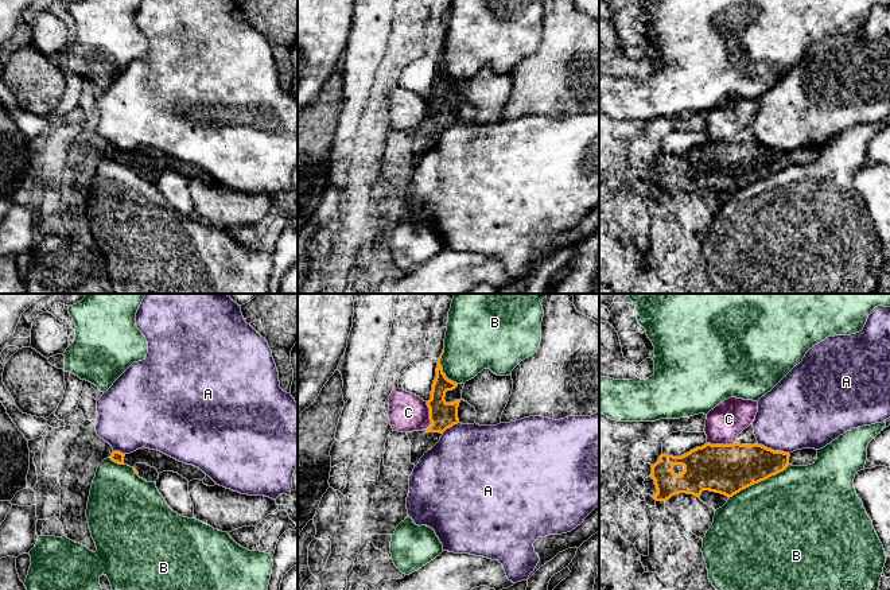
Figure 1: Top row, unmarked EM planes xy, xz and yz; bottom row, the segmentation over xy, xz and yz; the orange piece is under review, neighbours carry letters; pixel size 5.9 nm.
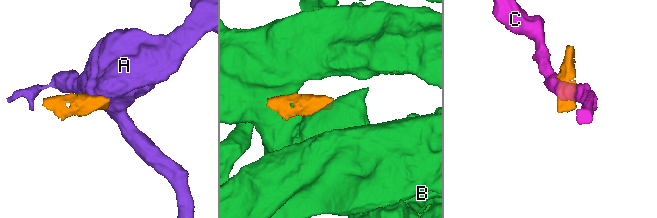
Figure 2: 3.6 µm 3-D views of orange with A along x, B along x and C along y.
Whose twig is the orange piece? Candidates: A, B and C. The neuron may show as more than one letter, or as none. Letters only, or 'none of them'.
none of them

